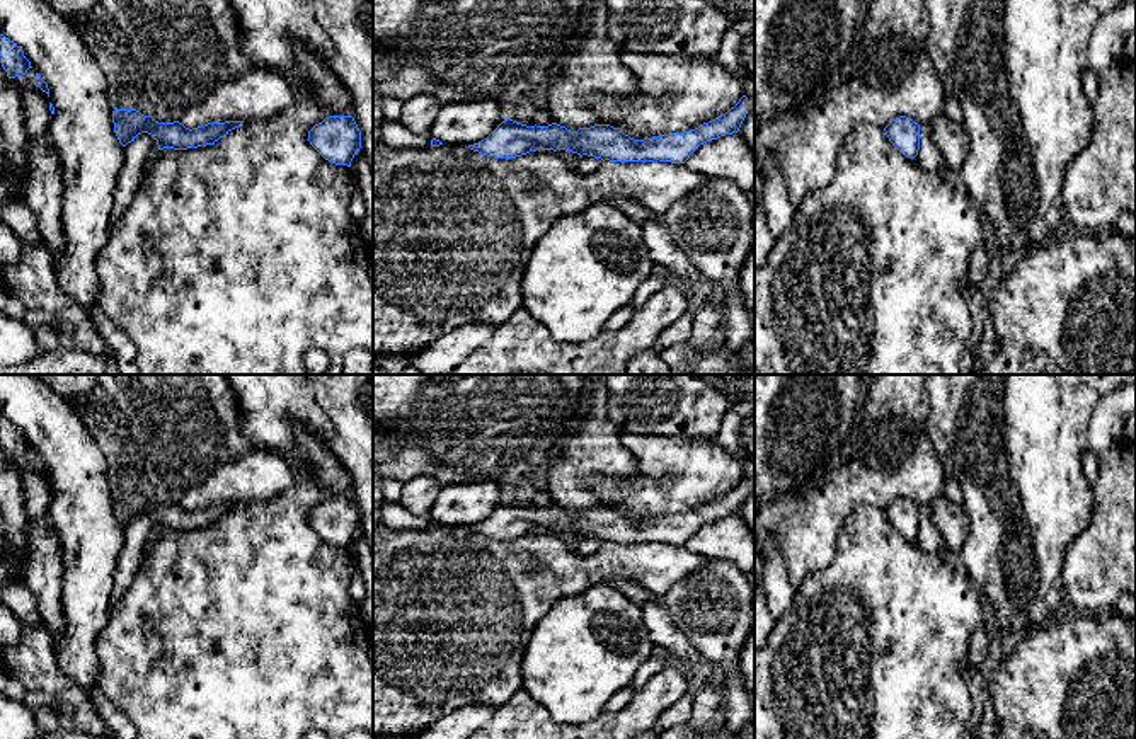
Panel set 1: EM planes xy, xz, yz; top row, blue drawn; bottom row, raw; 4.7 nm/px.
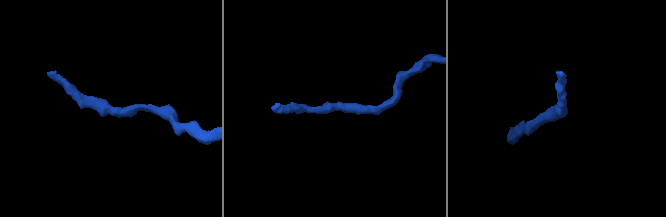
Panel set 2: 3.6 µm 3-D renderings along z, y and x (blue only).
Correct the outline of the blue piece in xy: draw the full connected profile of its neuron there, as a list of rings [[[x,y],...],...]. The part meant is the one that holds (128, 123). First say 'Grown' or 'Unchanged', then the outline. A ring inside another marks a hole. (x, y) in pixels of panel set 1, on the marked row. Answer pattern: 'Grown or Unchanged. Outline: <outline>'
Unchanged. Outline: [[[136,109],[112,111],[114,133],[123,146],[131,143],[138,135],[148,133],[157,140],[158,150],[174,148],[187,150],[215,145],[244,121],[208,123],[198,128],[186,128],[182,123],[158,123]]]

